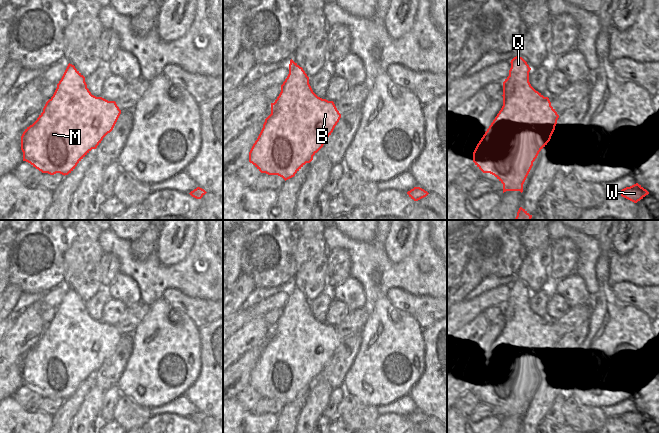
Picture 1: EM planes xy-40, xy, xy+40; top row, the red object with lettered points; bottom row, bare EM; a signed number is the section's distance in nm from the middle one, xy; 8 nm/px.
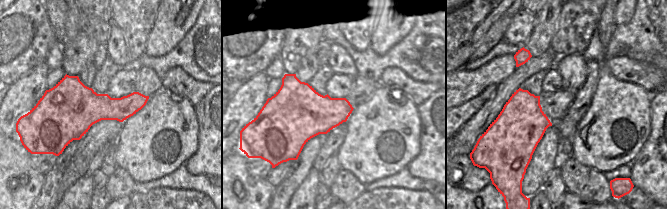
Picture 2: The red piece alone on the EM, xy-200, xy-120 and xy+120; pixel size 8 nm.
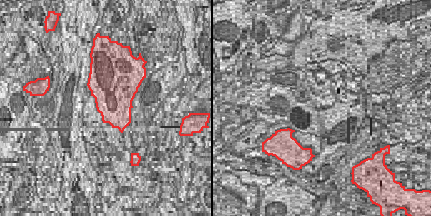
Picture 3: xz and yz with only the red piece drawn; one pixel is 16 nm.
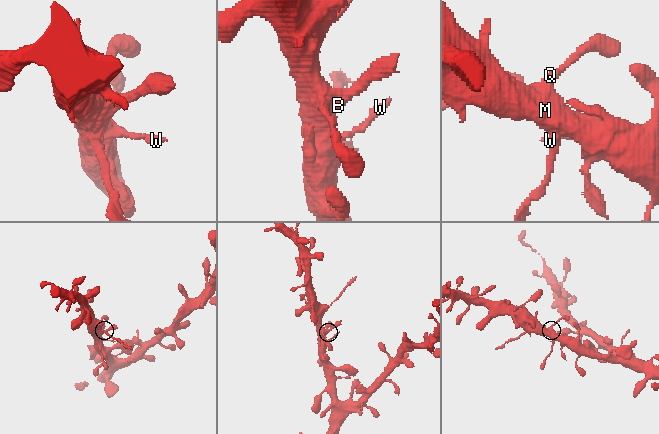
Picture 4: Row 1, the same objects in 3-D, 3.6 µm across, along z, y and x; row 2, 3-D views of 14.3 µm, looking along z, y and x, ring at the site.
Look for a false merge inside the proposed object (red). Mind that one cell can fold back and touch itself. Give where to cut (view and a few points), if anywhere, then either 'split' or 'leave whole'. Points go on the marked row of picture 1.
cut none; leave whole

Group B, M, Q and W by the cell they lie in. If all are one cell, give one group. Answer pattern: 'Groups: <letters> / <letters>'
Groups: B M Q W

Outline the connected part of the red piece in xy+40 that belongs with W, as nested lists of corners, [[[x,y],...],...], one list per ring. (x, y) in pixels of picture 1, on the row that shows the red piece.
[[[638,183],[630,187],[626,187],[622,189],[619,193],[621,194],[622,197],[634,203],[637,203],[638,201],[640,201],[646,195],[649,194],[649,192],[646,189],[644,189],[641,185],[639,185]]]

